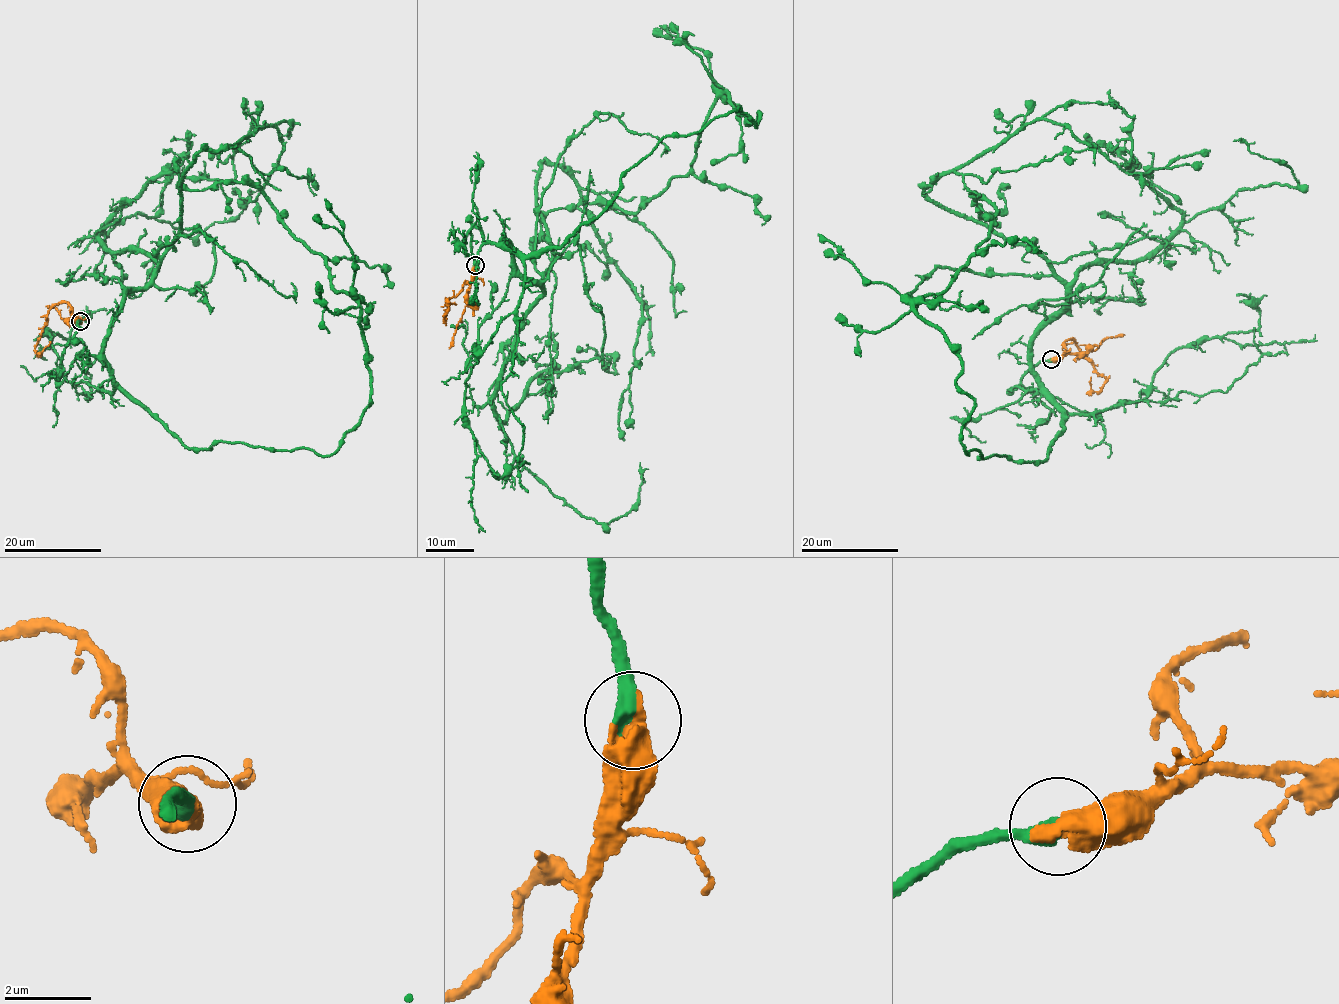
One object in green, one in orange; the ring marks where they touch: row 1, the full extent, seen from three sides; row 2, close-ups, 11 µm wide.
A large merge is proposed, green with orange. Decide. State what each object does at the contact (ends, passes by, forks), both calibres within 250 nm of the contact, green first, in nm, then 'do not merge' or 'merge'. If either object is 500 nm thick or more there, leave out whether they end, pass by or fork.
calibres 420 and 550 nm; merge

